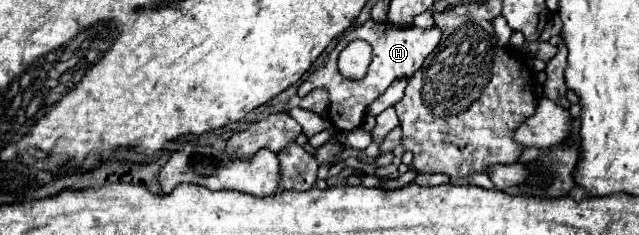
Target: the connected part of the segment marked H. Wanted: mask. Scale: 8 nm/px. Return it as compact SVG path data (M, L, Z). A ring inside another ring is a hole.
M368 20L366 24L362 24L360 28L354 28L350 32L346 32L342 36L342 40L338 42L338 46L330 52L326 65L320 66L316 70L319 76L314 76L314 72L298 88L297 95L300 98L306 96L311 90L316 88L326 88L330 92L330 110L328 110L328 118L330 122L338 128L338 130L354 130L364 122L364 116L368 112L368 106L398 78L410 78L424 62L424 58L438 46L440 42L440 30L434 26L430 30L420 30L420 28L396 28L392 24L380 24L380 22L372 22ZM352 40L366 40L372 46L372 62L370 68L366 72L366 76L362 80L350 80L350 78L342 78L338 71L337 59L342 48L346 48Z

